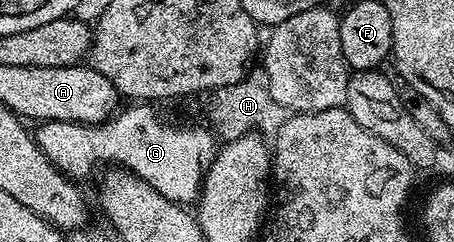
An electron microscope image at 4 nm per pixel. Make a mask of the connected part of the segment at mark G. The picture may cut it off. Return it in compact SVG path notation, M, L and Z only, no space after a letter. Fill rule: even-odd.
M133 102L128 106L130 108L122 107L102 124L75 124L62 120L38 123L37 132L35 128L37 145L55 167L74 181L81 182L84 176L91 175L93 168L99 167L100 164L120 166L148 182L159 194L173 200L174 203L182 206L192 205L201 195L201 182L205 179L205 170L217 154L219 144L214 133L208 127L200 128L197 124L168 124L157 117L157 112L153 109L156 107L149 102Z

